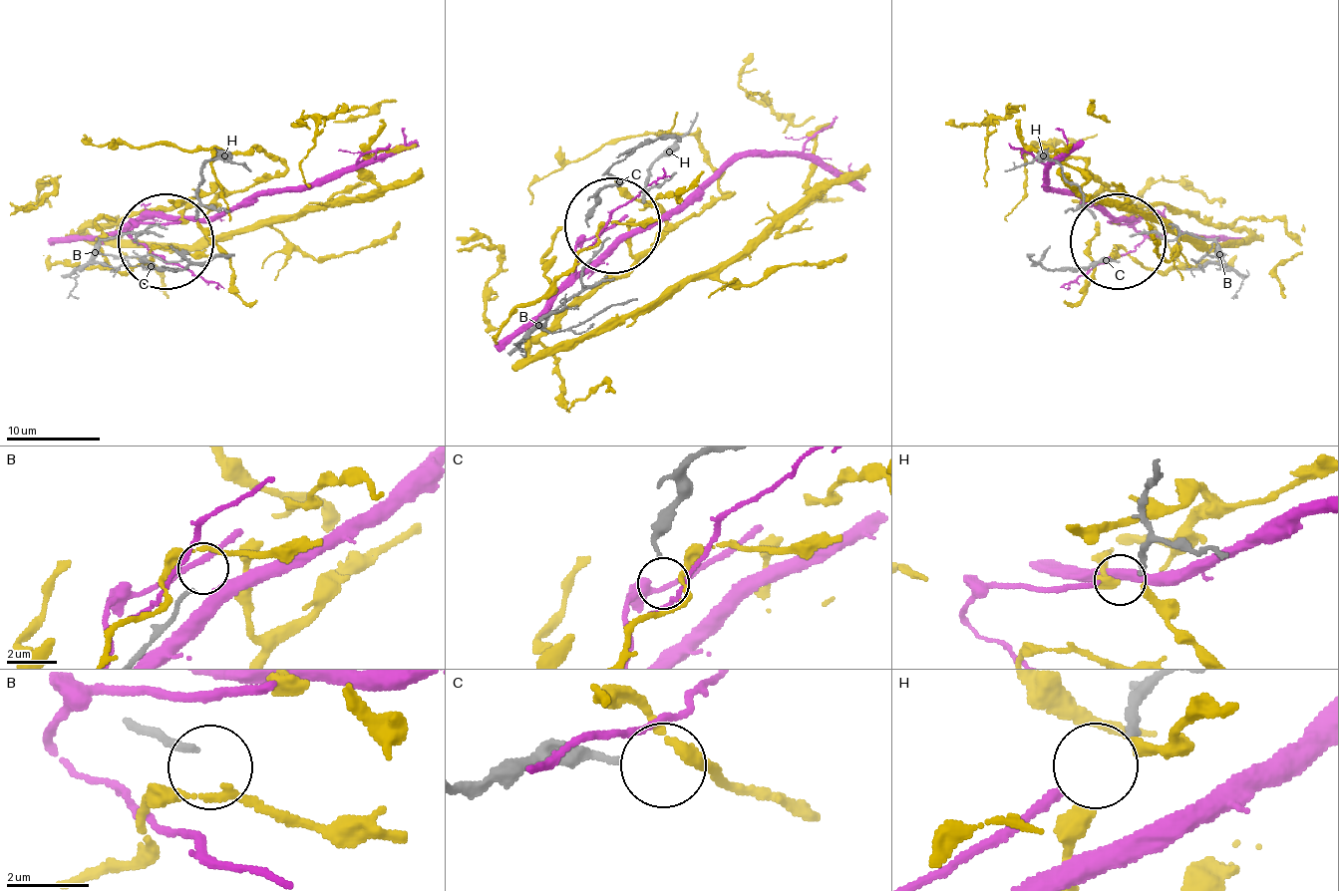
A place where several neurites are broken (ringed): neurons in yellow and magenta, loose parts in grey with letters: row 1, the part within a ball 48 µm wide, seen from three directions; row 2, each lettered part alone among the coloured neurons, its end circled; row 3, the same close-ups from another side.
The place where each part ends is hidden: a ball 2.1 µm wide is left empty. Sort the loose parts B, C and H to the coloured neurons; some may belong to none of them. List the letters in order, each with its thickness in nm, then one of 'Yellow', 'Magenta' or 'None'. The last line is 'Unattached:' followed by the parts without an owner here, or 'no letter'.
B: Thickness 180 nm. None
C: Thickness 170 nm. Yellow
H: Thickness 240 nm. Magenta
Unattached: B

